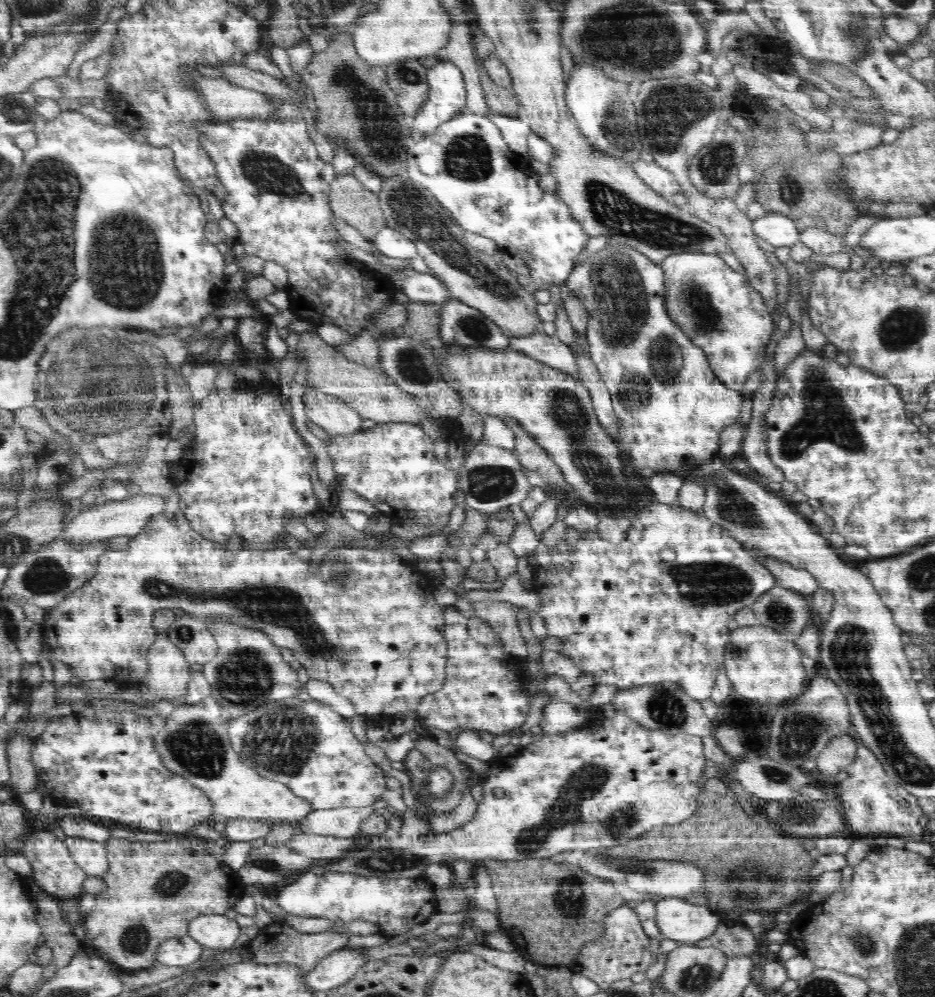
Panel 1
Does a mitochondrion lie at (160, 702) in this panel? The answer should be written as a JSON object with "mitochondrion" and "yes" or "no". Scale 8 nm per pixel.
{"mitochondrion":"no"}

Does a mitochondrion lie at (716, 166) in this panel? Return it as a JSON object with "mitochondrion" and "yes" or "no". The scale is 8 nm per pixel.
{"mitochondrion":"yes"}

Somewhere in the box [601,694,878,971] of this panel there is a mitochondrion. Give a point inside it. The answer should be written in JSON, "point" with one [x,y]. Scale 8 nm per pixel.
{"point":[799,734]}

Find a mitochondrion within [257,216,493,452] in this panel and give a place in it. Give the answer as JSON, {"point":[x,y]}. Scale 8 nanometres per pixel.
{"point":[410,365]}

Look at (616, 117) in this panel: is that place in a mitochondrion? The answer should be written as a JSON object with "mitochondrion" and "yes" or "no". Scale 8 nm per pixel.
{"mitochondrion":"yes"}

